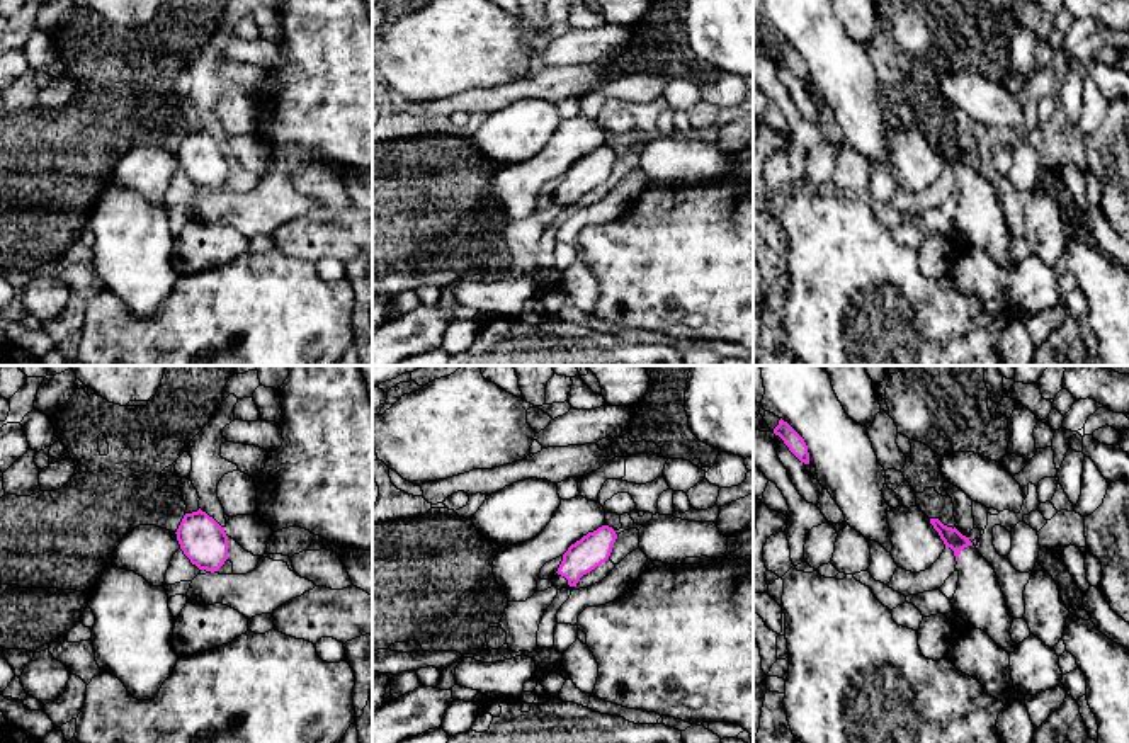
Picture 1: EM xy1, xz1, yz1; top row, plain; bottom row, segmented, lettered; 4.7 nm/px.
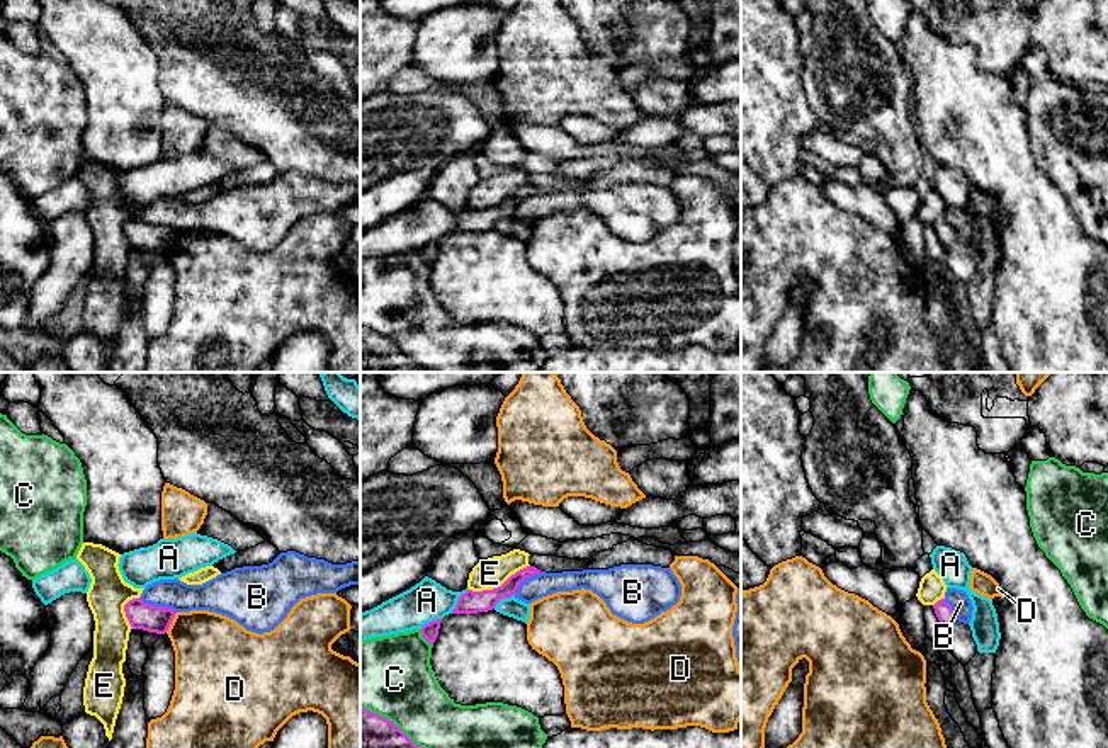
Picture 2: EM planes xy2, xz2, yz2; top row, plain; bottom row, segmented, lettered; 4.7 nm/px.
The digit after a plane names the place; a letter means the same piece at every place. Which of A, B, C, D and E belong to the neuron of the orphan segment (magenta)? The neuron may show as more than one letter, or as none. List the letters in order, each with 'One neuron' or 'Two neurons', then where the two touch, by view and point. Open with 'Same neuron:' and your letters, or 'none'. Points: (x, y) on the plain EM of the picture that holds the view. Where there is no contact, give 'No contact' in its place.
Same neuron: none
A: Two neurons. Touches magenta at xz2 (457, 220)
B: Two neurons. Touches magenta at xy2 (158, 226)
C: Two neurons. Touches magenta at xz2 (395, 344)
D: Two neurons. Touches magenta at xy2 (170, 242)
E: Two neurons. Touches magenta at xz2 (498, 206)

